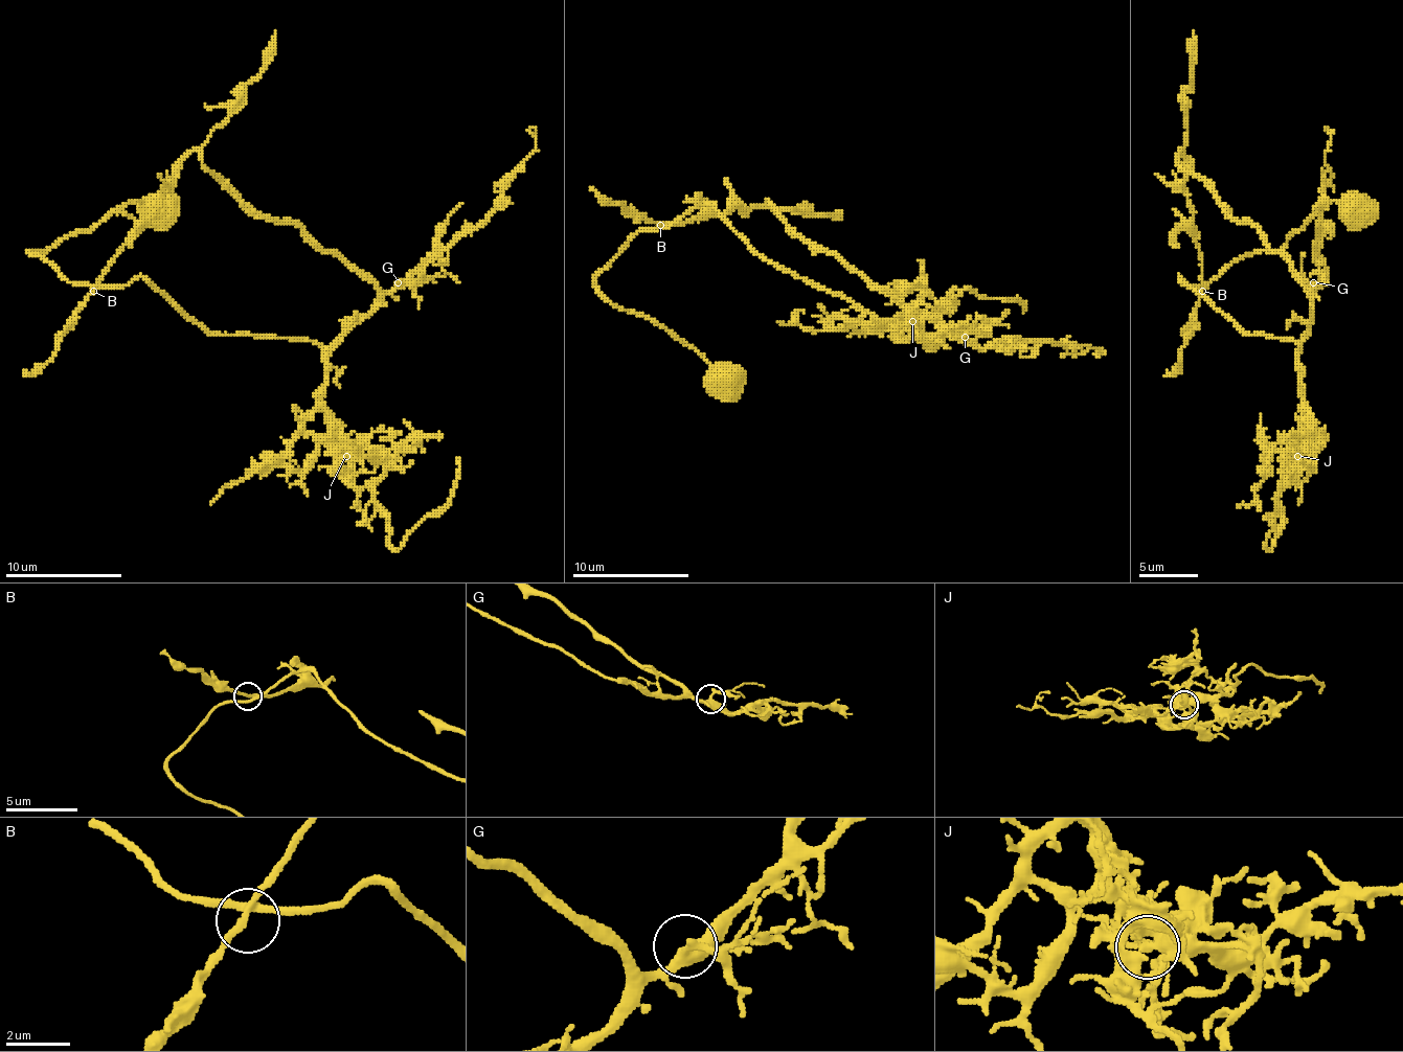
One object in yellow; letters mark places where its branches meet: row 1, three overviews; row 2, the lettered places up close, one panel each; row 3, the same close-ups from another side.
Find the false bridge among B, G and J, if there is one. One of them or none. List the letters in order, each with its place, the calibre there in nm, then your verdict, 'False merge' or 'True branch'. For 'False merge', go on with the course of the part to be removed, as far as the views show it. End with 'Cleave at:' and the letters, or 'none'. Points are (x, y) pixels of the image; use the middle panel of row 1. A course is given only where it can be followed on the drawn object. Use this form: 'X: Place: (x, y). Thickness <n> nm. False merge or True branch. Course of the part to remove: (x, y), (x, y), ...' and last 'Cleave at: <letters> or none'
B: Place: (660, 225). Thickness 190 nm. True branch
G: Place: (965, 337). Thickness 320 nm. True branch
J: Place: (912, 321). Thickness 380 nm. False merge. Course of the part to remove: (912, 322), (953, 310), (947, 313), (942, 301), (953, 304), (965, 290), (1014, 298), (1023, 313)
Cleave at: J

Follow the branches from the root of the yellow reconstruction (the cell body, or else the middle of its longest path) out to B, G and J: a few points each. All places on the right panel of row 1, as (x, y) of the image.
B: (1354, 209), (1345, 214), (1345, 206), (1339, 200), (1328, 200), (1277, 250), (1246, 253), (1235, 258), (1202, 291)
G: (1354, 209), (1328, 200), (1277, 250), (1235, 258), (1207, 286), (1181, 276), (1246, 335), (1298, 346), (1313, 282)
J: (1354, 209), (1328, 200), (1277, 250), (1235, 258), (1207, 286), (1181, 276), (1246, 335), (1298, 346), (1298, 455)

